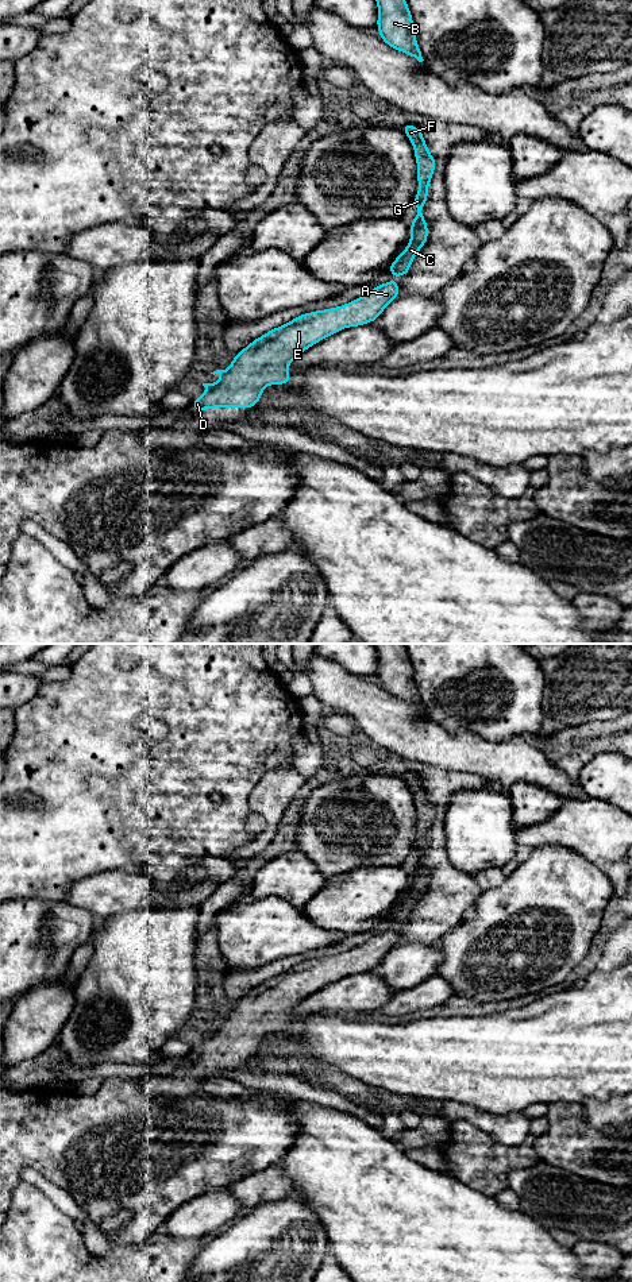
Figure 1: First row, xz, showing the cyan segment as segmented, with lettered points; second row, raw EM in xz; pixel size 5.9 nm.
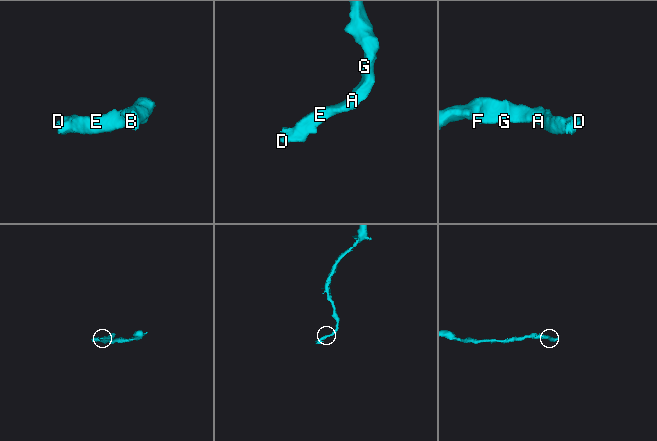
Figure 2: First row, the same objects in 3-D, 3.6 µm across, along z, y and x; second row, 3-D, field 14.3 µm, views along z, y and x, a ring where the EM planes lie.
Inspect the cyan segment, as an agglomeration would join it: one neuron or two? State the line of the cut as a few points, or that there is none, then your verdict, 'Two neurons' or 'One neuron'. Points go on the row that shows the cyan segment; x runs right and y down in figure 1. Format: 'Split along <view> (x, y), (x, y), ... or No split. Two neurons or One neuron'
No split. One neuron

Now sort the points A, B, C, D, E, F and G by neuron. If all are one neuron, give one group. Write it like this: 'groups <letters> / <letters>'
groups A B C D E F G

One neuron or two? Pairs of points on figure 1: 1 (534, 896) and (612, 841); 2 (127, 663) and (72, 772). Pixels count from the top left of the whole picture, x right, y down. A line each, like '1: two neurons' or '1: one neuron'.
1: two neurons
2: two neurons

